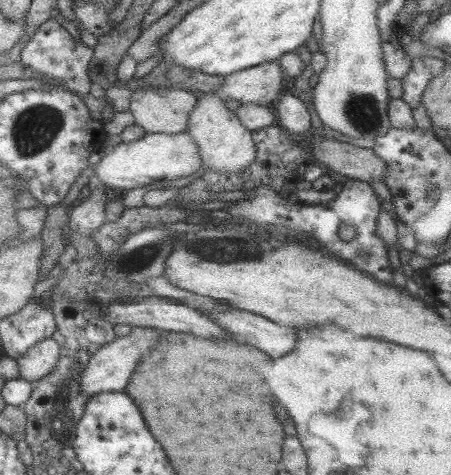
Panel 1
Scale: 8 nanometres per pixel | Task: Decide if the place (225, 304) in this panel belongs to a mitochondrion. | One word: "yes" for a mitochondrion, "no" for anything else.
no

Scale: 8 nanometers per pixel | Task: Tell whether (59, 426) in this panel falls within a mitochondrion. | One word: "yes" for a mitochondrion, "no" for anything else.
yes

